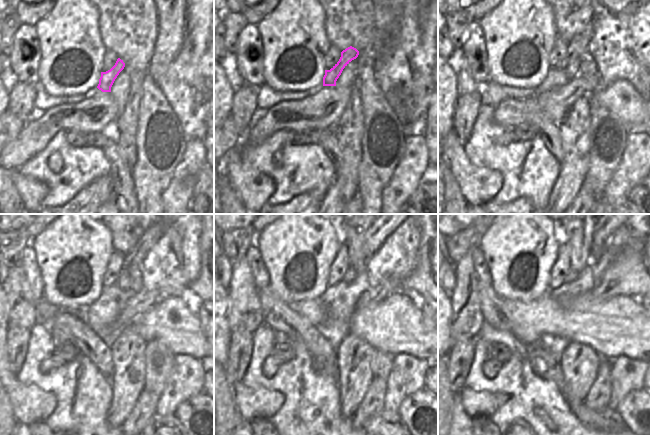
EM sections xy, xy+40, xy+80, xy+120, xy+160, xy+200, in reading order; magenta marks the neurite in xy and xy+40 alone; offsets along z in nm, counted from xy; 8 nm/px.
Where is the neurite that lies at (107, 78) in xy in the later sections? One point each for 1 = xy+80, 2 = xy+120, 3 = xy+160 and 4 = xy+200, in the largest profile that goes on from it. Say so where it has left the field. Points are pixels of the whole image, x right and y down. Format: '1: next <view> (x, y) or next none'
1: next xy+80 (579, 43)
2: next xy+120 (133, 261)
3: next xy+160 (376, 235)
4: next xy+200 (602, 234)

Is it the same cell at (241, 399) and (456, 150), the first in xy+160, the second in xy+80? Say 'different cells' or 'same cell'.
same cell

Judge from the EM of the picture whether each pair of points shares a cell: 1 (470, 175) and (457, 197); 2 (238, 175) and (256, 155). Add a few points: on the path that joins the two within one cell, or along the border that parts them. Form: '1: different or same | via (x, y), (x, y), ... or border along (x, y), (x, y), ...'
1: different | border along (451, 170), (458, 188), (467, 203)
2: different | border along (240, 150), (242, 163), (246, 167), (267, 175)

